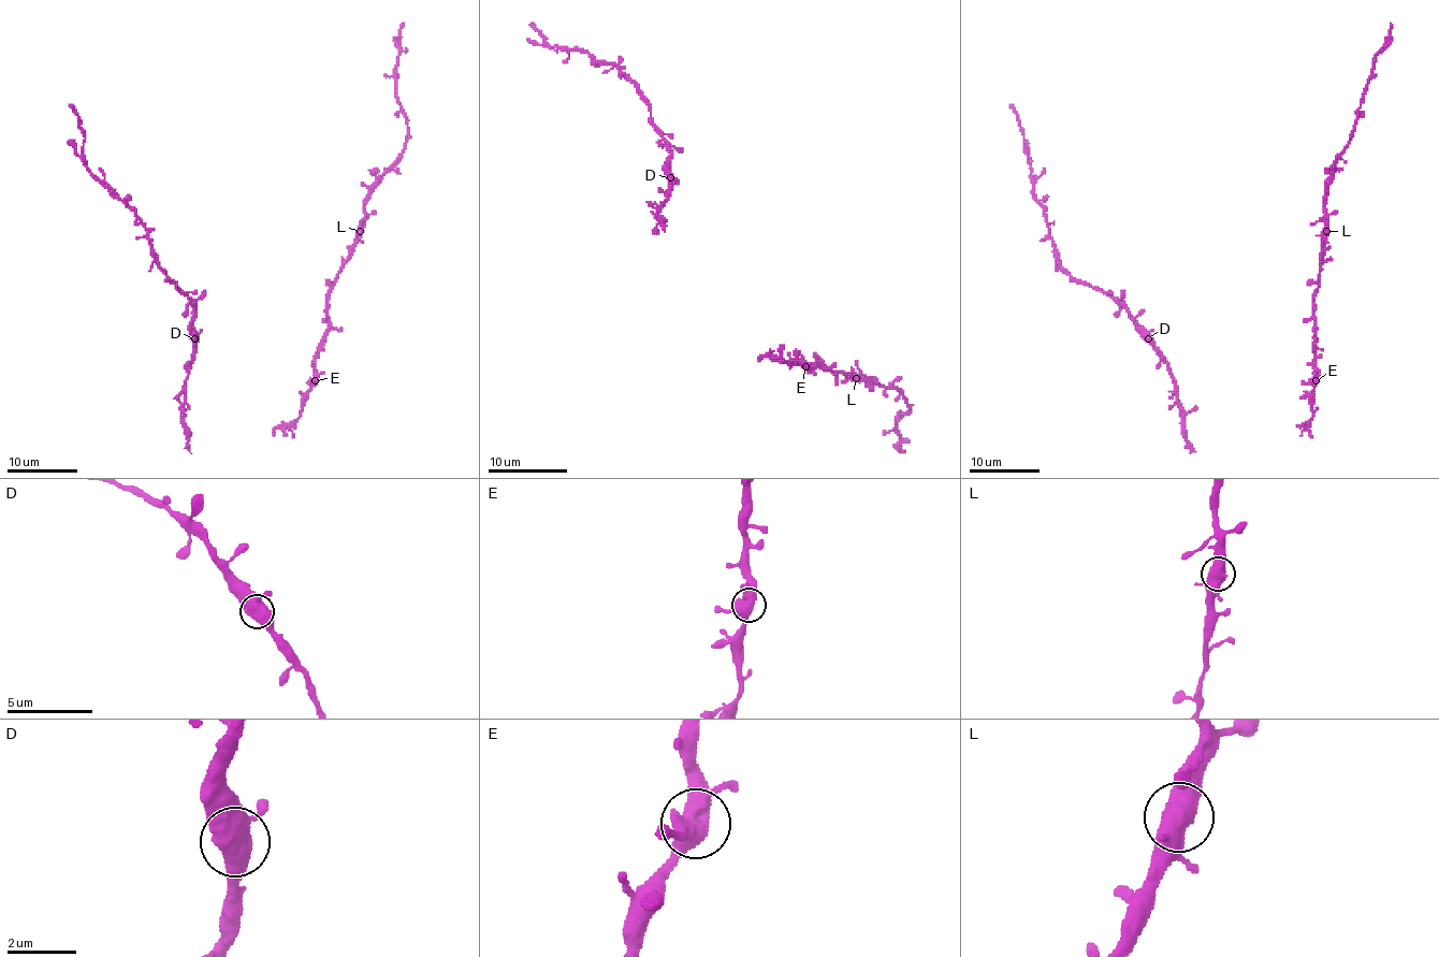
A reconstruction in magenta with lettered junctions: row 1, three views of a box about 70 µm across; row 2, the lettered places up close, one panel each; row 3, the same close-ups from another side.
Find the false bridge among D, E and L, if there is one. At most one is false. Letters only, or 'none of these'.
none of these

